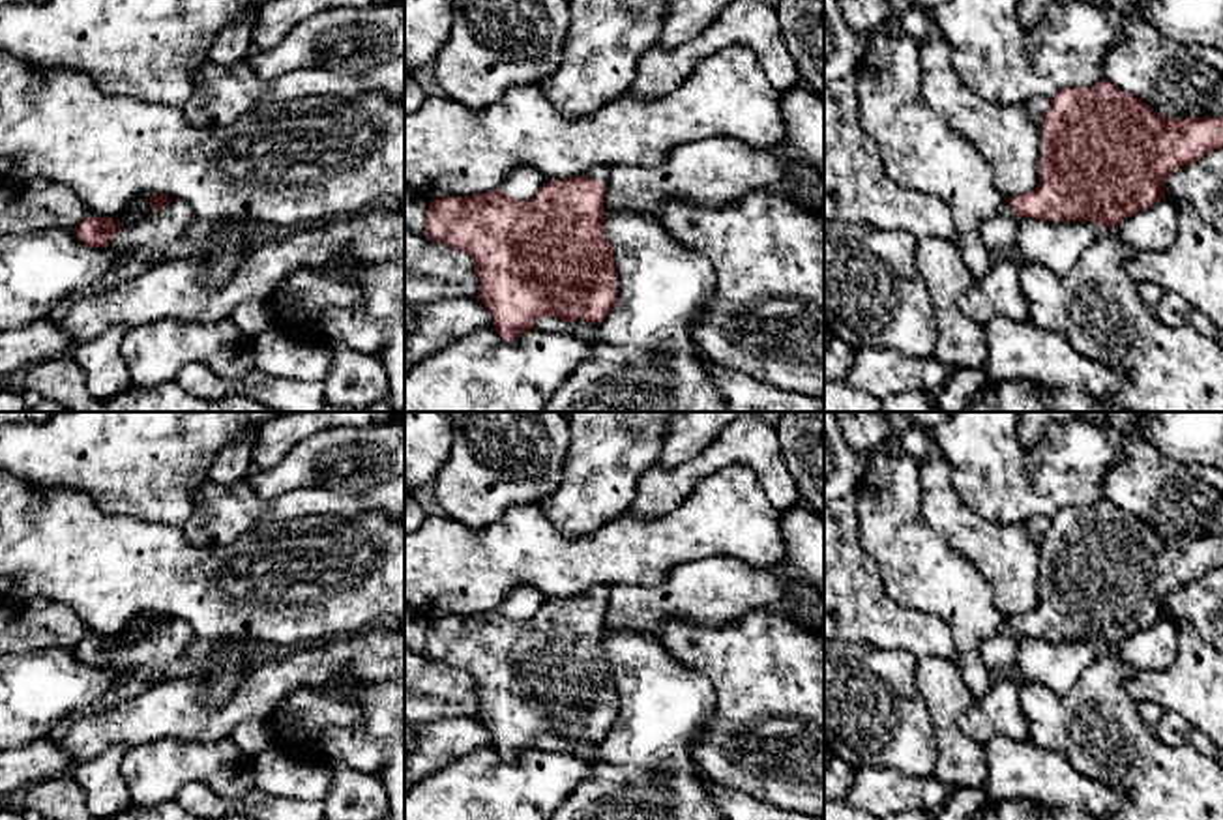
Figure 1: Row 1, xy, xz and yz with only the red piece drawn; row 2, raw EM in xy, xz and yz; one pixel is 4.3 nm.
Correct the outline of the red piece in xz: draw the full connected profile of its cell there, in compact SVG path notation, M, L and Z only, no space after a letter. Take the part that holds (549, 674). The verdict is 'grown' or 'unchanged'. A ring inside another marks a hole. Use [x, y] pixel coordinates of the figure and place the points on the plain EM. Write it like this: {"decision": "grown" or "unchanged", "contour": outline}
{"decision": "grown", "contour": "M594 586L582 595L547 599L532 618L508 618L500 608L472 616L442 616L431 620L423 655L466 672L479 698L478 719L493 734L493 747L504 760L517 760L543 736L566 741L601 743L618 717L612 665L603 648L603 614L607 586Z"}

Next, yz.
{"decision": "grown", "contour": "M1107 498L1092 505L1064 507L1051 519L1049 530L1039 541L1038 607L1032 612L1021 612L1004 620L1000 629L983 642L981 659L996 678L1008 665L1015 663L1023 637L1039 640L1090 640L1112 650L1124 638L1152 627L1161 618L1165 601L1172 590L1195 582L1204 573L1219 567L1223 567L1223 535L1165 537Z"}

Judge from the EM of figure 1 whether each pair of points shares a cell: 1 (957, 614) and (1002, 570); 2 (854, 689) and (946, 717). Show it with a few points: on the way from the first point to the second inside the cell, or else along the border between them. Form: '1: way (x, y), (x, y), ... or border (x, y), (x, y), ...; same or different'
1: border (959, 553), (986, 579), (991, 600), (1004, 618); different
2: border (929, 714), (937, 757); different

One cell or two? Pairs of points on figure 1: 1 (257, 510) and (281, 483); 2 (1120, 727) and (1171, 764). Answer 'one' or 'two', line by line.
1: two
2: one

